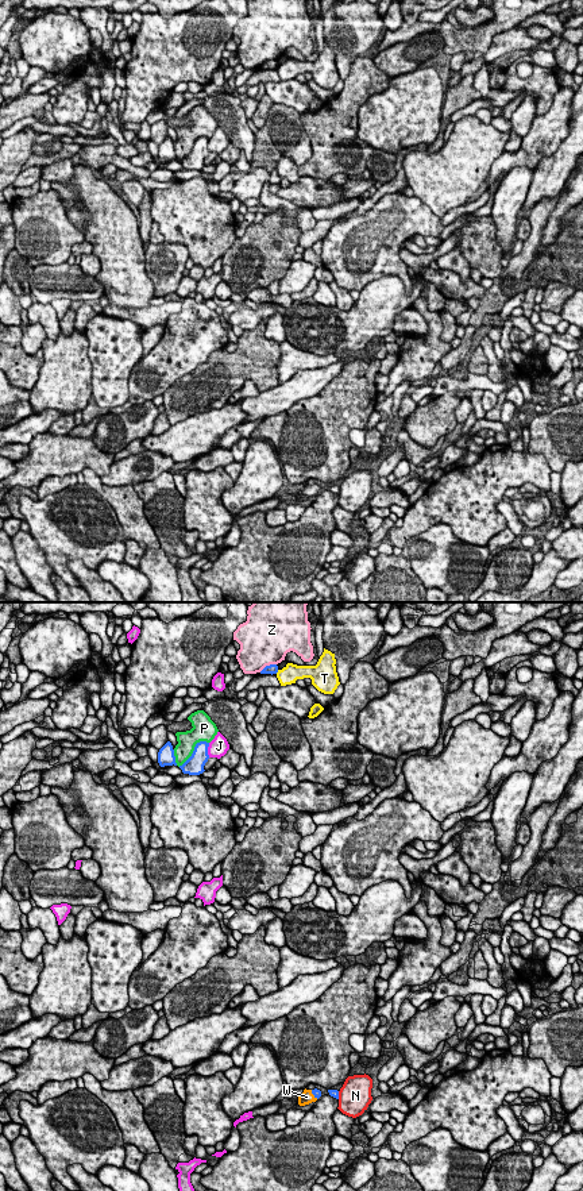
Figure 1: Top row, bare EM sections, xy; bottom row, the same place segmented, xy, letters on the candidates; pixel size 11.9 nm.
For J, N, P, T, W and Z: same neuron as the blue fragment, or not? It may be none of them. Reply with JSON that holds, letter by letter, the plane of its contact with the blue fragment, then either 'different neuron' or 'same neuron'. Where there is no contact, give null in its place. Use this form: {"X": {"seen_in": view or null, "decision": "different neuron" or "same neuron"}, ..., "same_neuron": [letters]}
{"J": {"seen_in": "xy", "decision": "different neuron"}, "N": {"seen_in": "xy", "decision": "different neuron"}, "P": {"seen_in": "xy", "decision": "different neuron"}, "T": {"seen_in": "xy", "decision": "different neuron"}, "W": {"seen_in": "xy", "decision": "same neuron"}, "Z": {"seen_in": "xy", "decision": "different neuron"}, "same_neuron": ["W"]}

